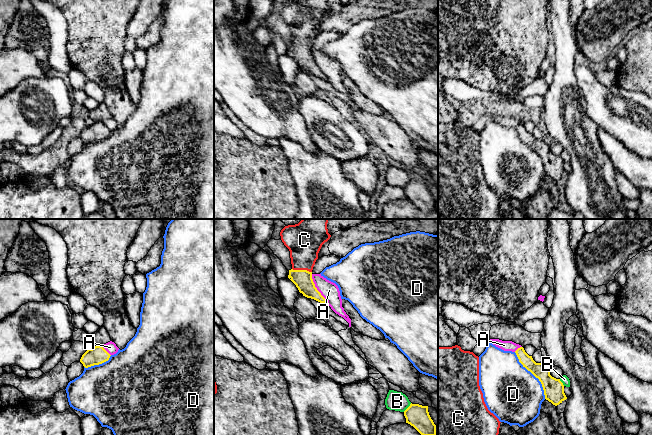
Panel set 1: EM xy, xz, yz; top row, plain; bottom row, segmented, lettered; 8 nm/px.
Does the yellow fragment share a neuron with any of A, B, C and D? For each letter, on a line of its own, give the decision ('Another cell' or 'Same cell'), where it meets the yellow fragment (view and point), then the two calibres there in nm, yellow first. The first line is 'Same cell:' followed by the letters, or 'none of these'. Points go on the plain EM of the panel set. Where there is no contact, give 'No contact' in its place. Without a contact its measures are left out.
Same cell: C
A: Another cell. Touches yellow at xz (316, 65). Thickness 150 nm (yellow) against 140 nm
B: Another cell. Touches yellow at xz (408, 183). Thickness 180 nm (yellow) against 150 nm
C: Same cell. Touches yellow at xz (302, 46). Thickness 150 nm (yellow) against 280 nm
D: Another cell. Touches yellow at yz (534, 151). Thickness 160 nm (yellow) against 460 nm

